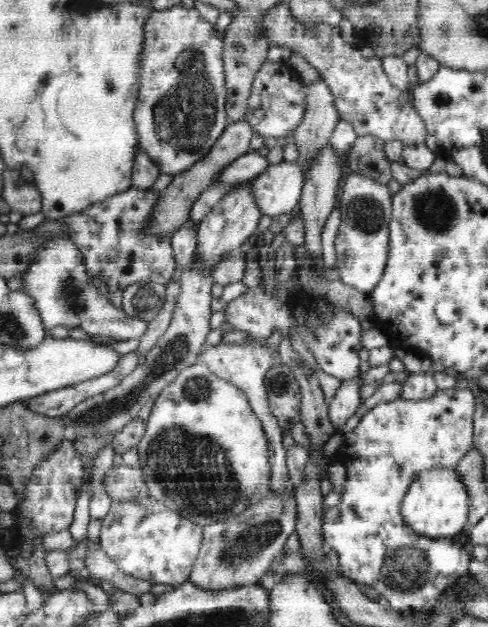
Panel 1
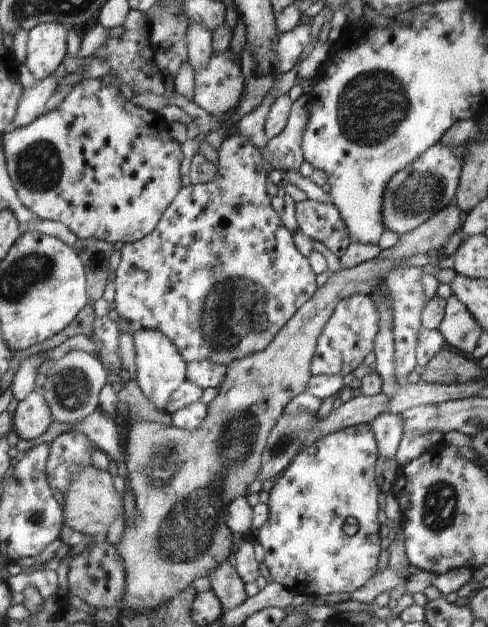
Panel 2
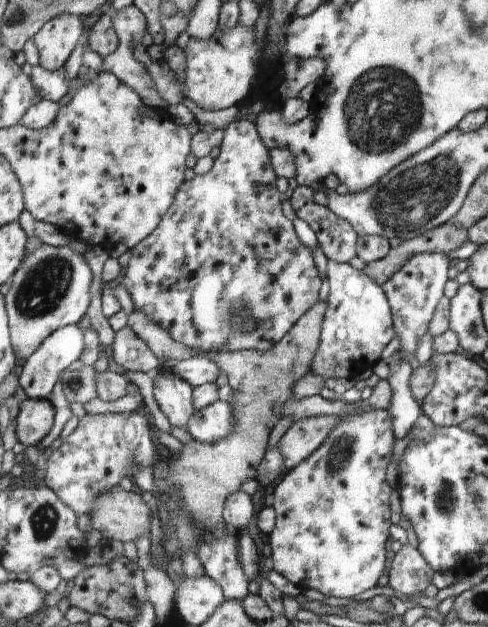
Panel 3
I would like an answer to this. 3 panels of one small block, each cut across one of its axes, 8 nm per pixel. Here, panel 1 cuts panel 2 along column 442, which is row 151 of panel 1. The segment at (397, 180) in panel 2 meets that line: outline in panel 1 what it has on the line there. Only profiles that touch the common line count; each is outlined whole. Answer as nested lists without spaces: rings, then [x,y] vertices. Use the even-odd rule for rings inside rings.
[[[181,4],[155,10],[145,24],[140,69],[141,86],[133,112],[139,146],[155,163],[160,174],[181,175],[205,159],[229,123],[225,111],[223,39],[218,37],[216,25],[206,21],[194,7]]]

